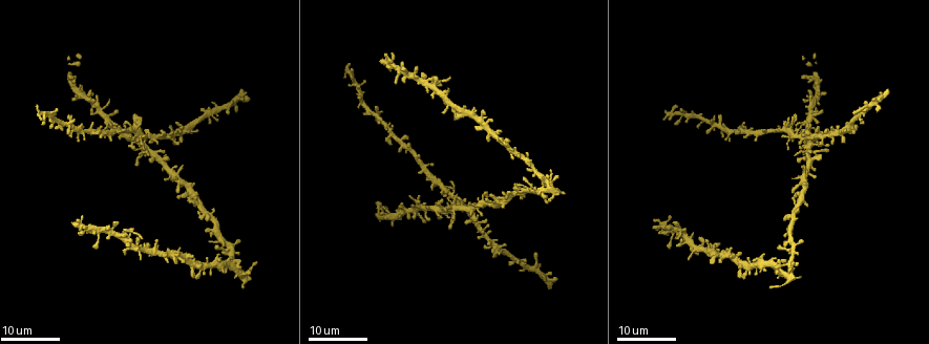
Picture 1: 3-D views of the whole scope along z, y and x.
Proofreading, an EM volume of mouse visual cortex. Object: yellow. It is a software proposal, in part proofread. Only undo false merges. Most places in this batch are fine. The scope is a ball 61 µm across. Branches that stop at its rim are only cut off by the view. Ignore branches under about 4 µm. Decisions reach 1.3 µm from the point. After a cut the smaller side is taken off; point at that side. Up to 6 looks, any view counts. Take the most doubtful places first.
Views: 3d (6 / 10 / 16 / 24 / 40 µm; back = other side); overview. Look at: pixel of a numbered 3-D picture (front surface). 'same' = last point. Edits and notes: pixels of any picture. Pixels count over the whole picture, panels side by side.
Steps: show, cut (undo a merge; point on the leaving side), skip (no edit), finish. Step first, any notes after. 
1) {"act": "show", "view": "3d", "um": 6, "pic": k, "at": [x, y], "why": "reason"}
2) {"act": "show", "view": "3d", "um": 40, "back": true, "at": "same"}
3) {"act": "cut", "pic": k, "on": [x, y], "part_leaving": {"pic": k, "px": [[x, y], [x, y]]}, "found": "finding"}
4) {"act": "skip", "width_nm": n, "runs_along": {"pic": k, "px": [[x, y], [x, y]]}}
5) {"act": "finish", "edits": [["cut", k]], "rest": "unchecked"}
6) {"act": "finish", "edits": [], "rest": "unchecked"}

{"act": "show", "view": "3d", "um": 16, "pic": 1, "at": [806, 147]}

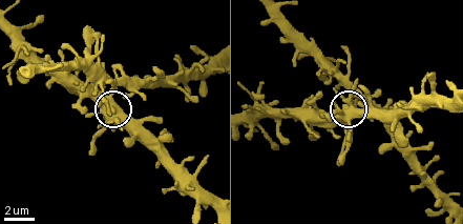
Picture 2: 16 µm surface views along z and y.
{"act": "show", "view": "3d", "um": 6, "pic": 2, "at": [116, 106]}

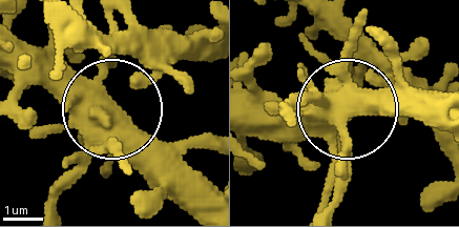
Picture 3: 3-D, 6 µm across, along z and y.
{"act": "skip", "width_nm": 490, "found": "all the same cell"}

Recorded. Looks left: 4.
{"act": "show", "view": "3d", "um": 16, "pic": 1, "at": [793, 213], "why": "four arms meet"}

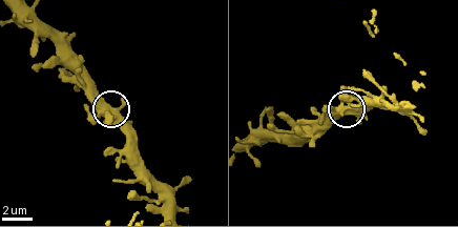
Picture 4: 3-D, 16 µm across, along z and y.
{"act": "show", "view": "3d", "um": 10, "pic": 4, "at": [108, 109]}

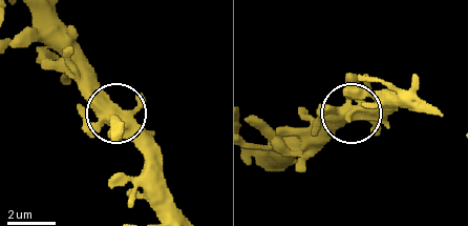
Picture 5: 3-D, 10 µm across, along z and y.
{"act": "skip", "found": "all the same cell"}

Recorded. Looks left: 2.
{"act": "show", "view": "3d", "um": 16, "pic": 1, "at": [527, 265], "why": "calibre changes"}

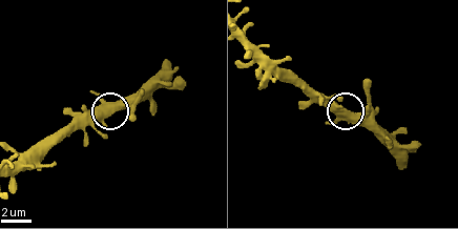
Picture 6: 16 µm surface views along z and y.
{"act": "show", "view": "3d", "um": 10, "pic": 6, "at": [343, 110]}

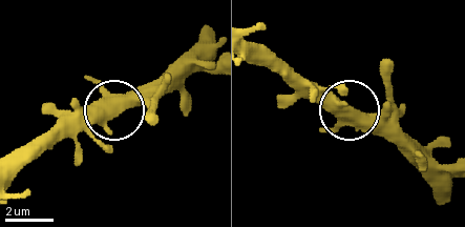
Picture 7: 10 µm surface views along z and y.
{"act": "skip", "width_nm": 440, "runs_along": {"pic": 7, "px": [[14, 160], [117, 114], [168, 65]]}, "found": "all the same cell"}

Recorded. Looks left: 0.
{"act": "finish", "edits": [], "rest": "unchecked"}

